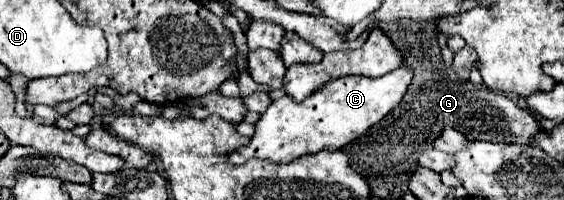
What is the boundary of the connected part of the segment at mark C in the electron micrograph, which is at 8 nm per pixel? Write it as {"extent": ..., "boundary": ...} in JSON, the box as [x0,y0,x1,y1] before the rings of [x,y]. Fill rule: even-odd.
{"extent":[225,67,411,165],"boundary":[[[399,67],[379,79],[345,77],[331,85],[323,85],[315,97],[295,103],[287,95],[273,101],[259,121],[253,125],[255,133],[245,147],[239,147],[225,155],[227,161],[239,165],[251,157],[269,159],[275,163],[287,163],[305,153],[317,153],[321,149],[339,149],[345,143],[361,137],[371,125],[379,123],[401,101],[407,85],[411,83],[411,69]]]}

